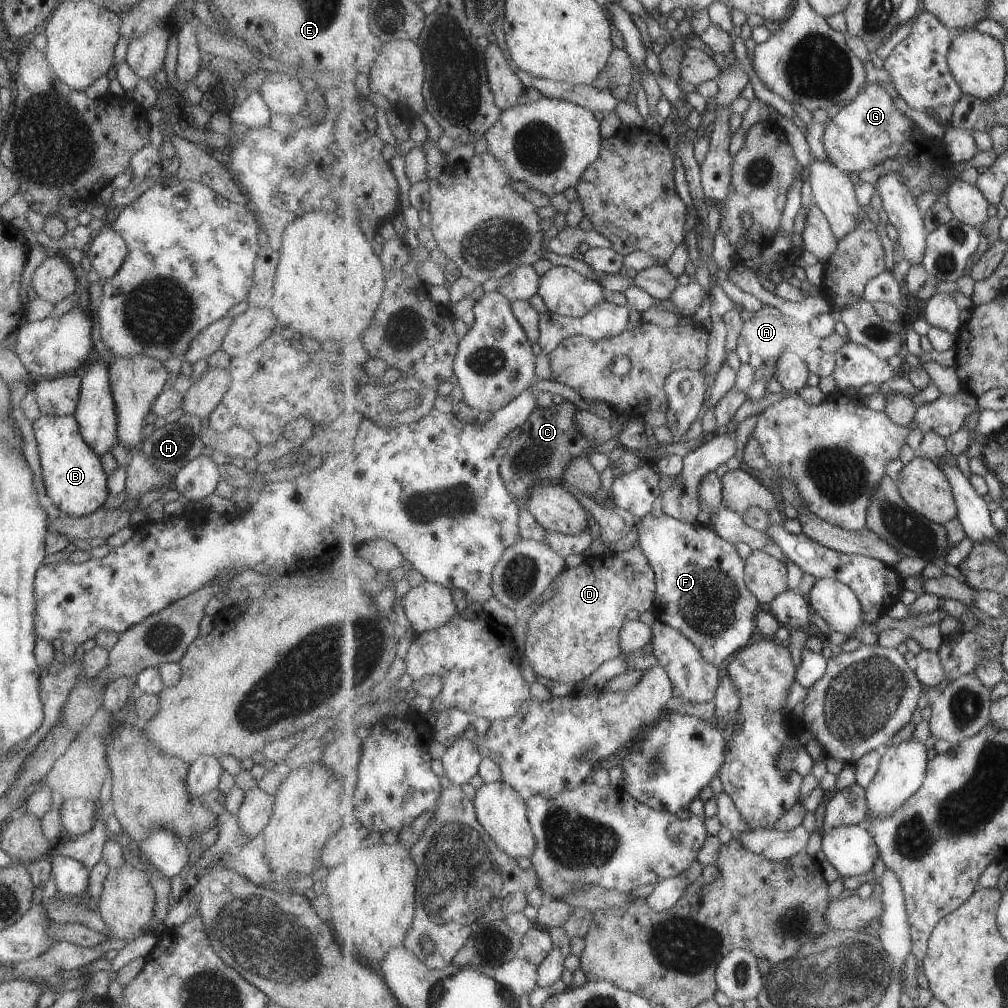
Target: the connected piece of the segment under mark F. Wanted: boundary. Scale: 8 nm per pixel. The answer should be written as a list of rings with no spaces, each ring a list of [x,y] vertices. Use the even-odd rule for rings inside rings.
[[[653,510],[639,519],[637,530],[637,543],[655,570],[657,592],[651,608],[655,618],[682,631],[702,650],[703,656],[711,664],[725,668],[738,651],[751,643],[757,632],[756,617],[760,602],[747,586],[744,575],[746,559],[739,554],[736,544],[725,540],[711,523],[689,524],[680,517],[665,512],[655,514]]]

